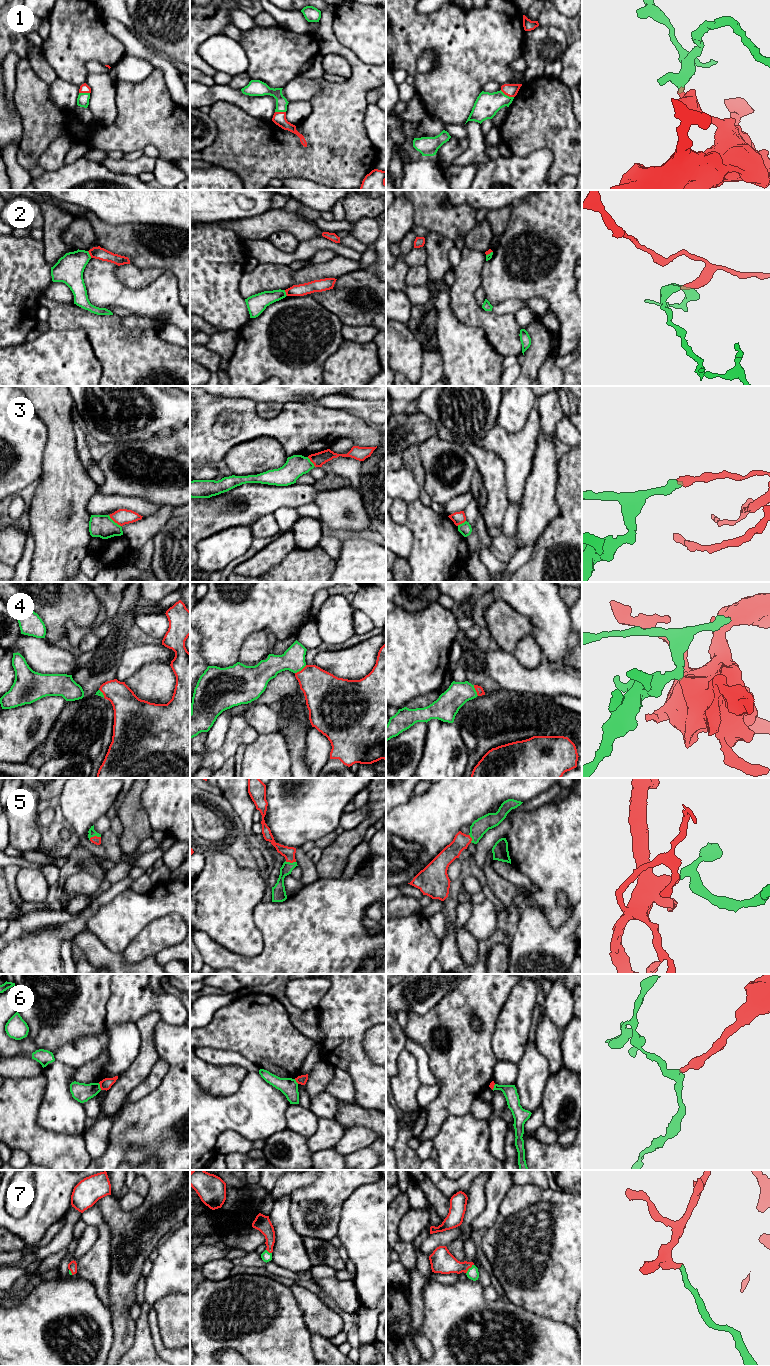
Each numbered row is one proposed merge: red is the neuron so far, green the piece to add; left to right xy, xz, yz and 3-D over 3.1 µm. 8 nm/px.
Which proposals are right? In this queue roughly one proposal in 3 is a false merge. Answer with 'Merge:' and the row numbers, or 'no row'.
Merge: 1, 4, 5, 7

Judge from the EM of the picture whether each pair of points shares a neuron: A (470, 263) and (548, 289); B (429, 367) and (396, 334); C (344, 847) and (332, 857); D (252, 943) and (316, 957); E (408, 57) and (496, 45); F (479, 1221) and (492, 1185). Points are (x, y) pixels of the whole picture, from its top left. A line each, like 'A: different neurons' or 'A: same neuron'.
A: different neurons
B: different neurons
C: same neuron
D: different neurons
E: same neuron
F: same neuron

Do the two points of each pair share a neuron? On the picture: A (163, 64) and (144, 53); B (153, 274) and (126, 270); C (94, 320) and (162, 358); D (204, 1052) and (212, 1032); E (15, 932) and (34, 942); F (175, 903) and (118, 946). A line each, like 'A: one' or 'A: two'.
A: one
B: one
C: one
D: two
E: two
F: one

